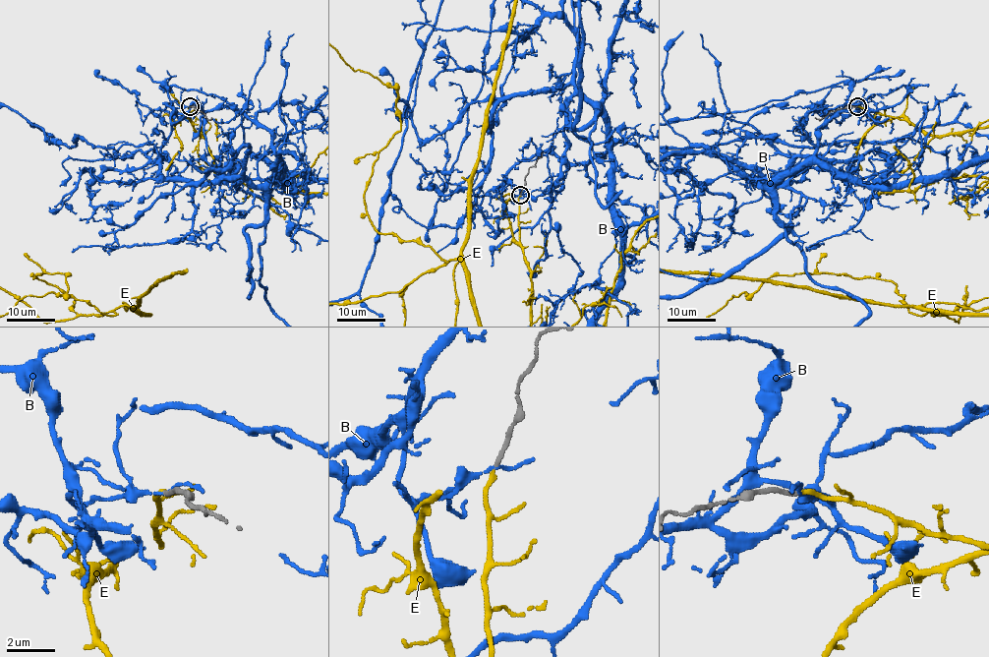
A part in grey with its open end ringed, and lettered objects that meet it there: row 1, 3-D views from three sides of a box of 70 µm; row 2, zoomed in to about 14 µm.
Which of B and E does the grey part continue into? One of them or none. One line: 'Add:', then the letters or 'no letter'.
Add: E

